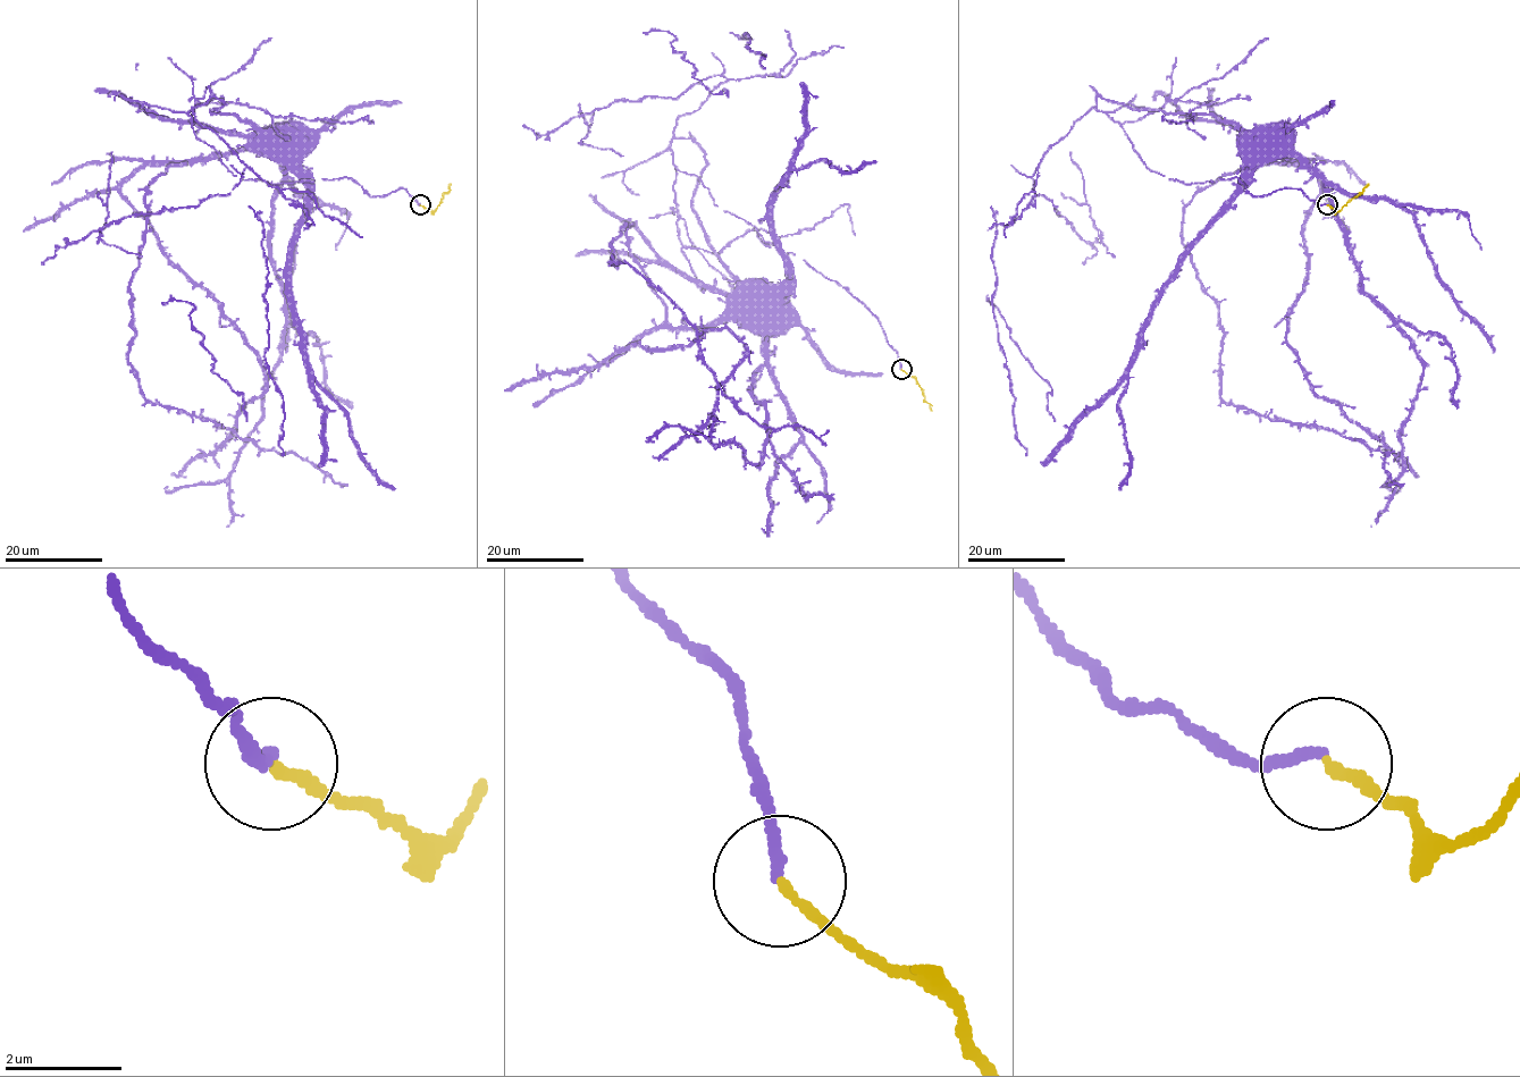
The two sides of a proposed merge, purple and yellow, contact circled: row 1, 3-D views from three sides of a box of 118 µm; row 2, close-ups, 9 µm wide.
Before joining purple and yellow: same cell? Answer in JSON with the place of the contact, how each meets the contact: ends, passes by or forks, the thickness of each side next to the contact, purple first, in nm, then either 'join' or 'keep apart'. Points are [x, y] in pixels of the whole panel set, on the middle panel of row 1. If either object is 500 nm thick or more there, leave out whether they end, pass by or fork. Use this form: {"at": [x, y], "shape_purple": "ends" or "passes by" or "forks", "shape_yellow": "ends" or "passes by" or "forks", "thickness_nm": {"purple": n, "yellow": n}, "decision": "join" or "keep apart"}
{"at": [901, 369], "shape_purple": "ends", "shape_yellow": "ends", "thickness_nm": {"purple": 190, "yellow": 170}, "decision": "join"}

